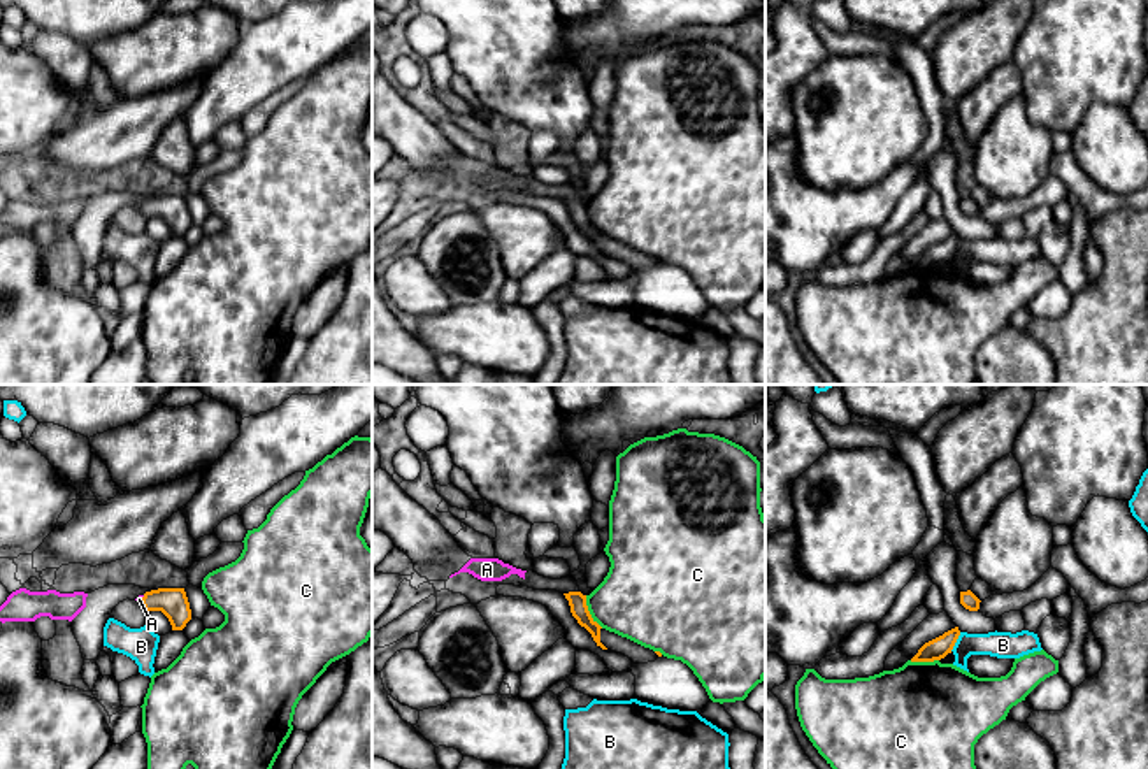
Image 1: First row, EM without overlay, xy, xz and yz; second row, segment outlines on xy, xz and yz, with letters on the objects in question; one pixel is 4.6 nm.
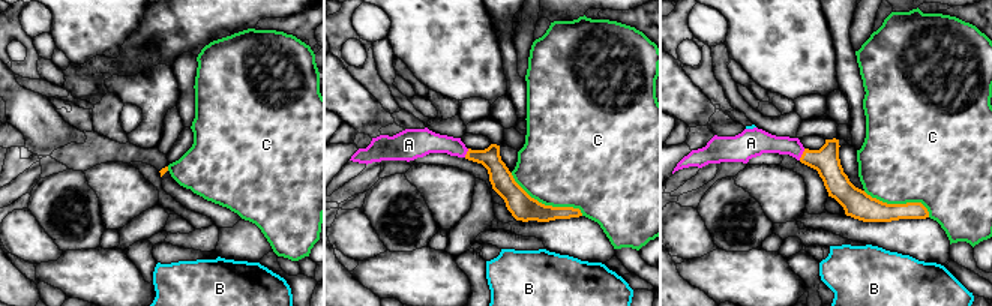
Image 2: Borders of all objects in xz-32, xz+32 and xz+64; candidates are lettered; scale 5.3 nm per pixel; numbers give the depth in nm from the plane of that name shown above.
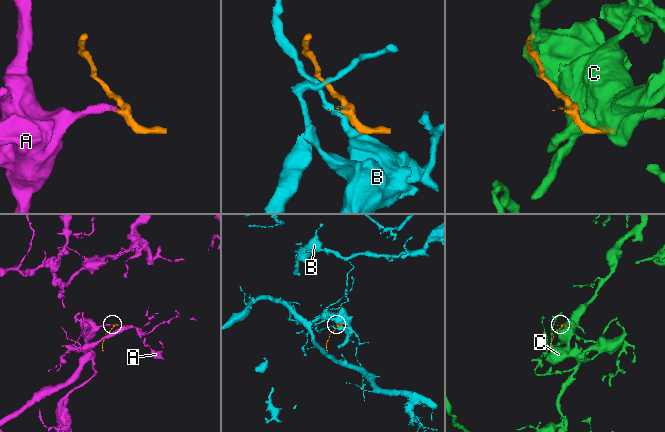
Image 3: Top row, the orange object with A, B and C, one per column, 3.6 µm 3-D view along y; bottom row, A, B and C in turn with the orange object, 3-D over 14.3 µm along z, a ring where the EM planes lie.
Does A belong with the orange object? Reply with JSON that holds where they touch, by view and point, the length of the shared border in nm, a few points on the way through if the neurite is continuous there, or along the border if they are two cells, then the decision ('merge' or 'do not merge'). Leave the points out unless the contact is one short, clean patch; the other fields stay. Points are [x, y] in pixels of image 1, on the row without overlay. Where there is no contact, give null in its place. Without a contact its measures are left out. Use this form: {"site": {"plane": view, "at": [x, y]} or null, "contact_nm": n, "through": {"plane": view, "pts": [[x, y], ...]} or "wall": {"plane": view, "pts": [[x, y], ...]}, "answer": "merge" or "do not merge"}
{"site": {"plane": "xy", "at": [143, 206]}, "contact_nm": 40, "through": {"plane": "xy", "pts": [[172, 209], [165, 206], [143, 206], [139, 206]]}, "answer": "merge"}

